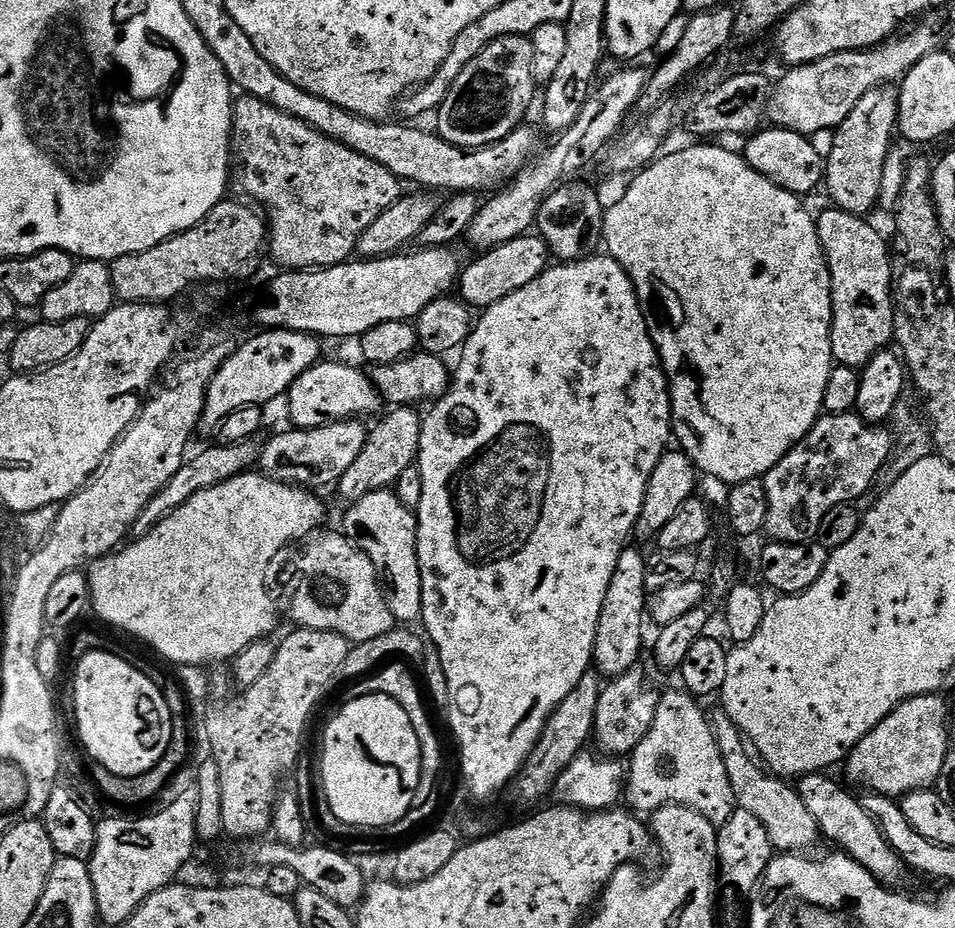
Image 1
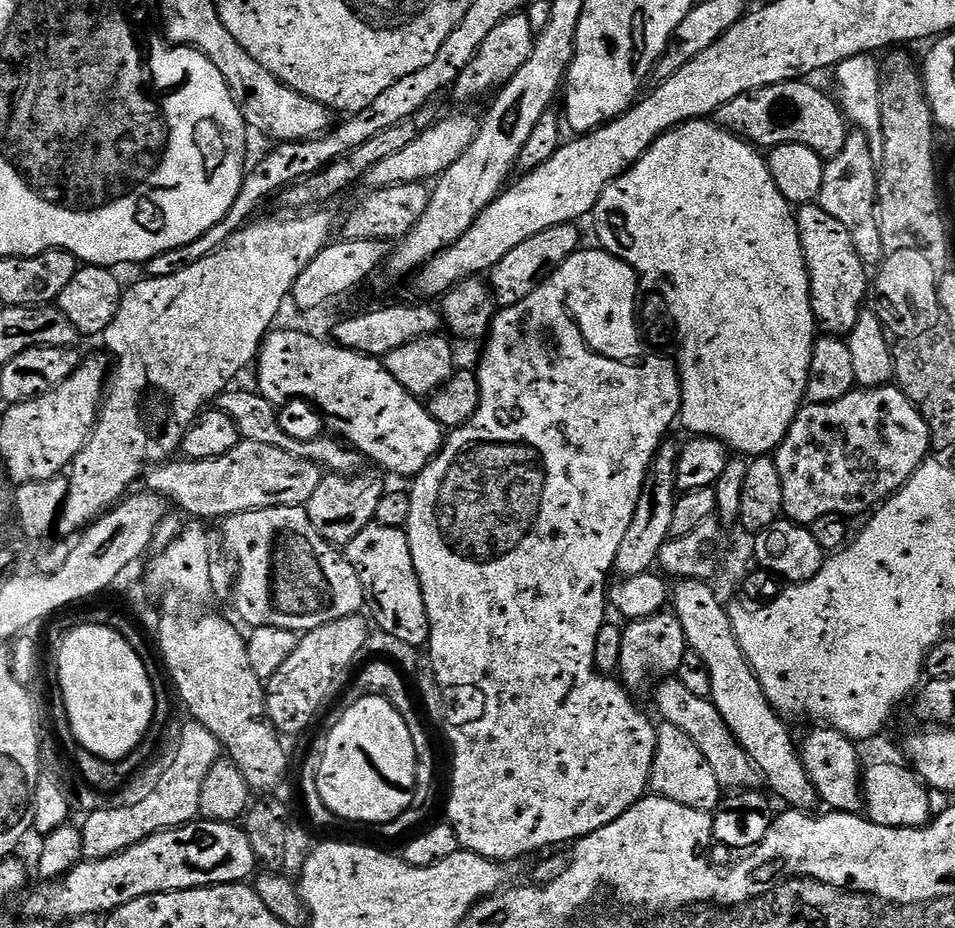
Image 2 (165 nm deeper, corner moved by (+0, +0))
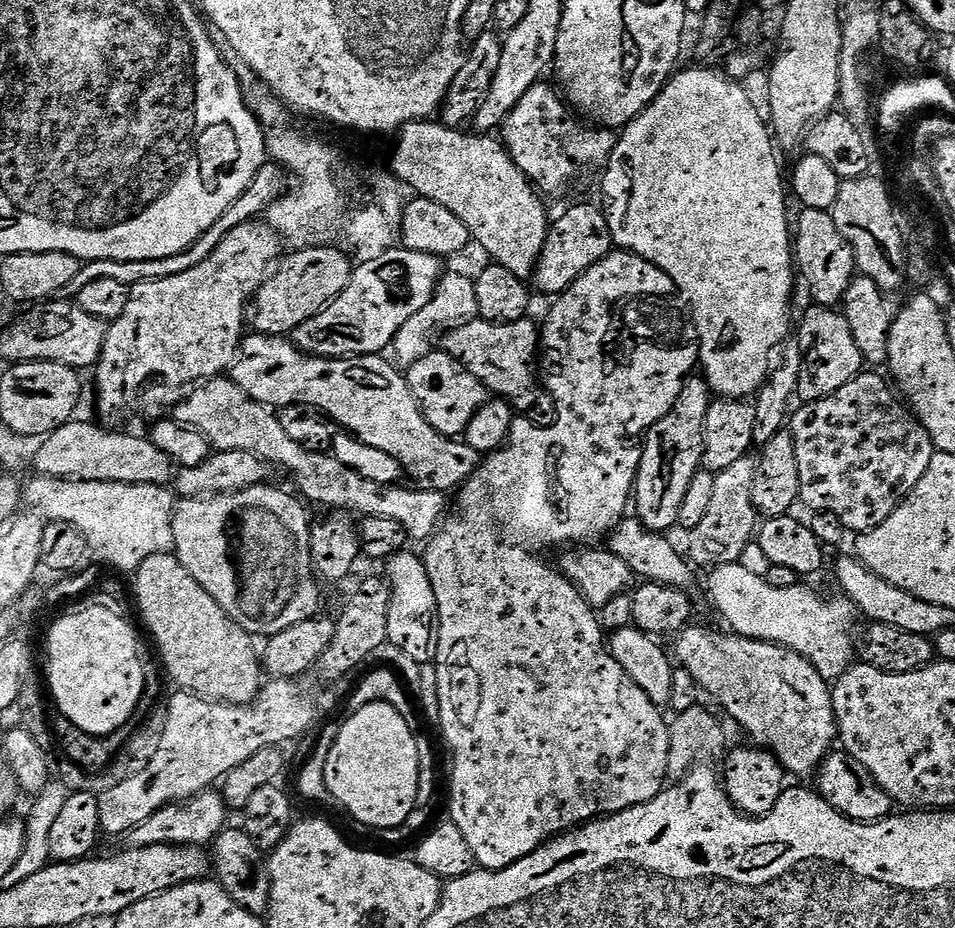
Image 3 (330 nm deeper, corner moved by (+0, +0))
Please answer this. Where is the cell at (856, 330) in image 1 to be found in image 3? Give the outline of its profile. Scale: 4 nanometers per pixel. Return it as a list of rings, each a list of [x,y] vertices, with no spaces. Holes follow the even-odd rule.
[[[813,208],[801,211],[800,221],[794,224],[794,264],[808,283],[808,292],[821,308],[836,308],[846,294],[846,290],[857,275],[856,259],[848,240],[838,234],[831,211],[823,212]]]

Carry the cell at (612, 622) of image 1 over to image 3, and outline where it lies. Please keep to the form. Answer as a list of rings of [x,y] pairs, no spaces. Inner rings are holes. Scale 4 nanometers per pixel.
[[[693,374],[685,380],[682,394],[678,394],[678,402],[674,402],[670,414],[666,414],[666,418],[662,418],[658,422],[654,422],[654,426],[650,426],[650,430],[644,433],[644,449],[634,485],[634,516],[635,519],[642,522],[642,526],[646,526],[646,530],[668,534],[671,533],[671,528],[677,527],[678,510],[682,510],[686,489],[690,486],[694,474],[701,471],[702,422],[706,422],[706,410],[712,405],[713,399],[714,393],[703,375]]]

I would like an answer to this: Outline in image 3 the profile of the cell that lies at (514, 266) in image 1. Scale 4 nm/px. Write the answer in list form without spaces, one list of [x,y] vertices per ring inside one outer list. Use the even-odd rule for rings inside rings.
[[[599,203],[596,204],[576,204],[573,208],[568,208],[560,217],[553,219],[548,225],[548,233],[546,234],[546,242],[542,246],[542,254],[536,258],[536,271],[534,273],[534,281],[536,280],[536,288],[540,292],[545,292],[548,298],[555,298],[560,293],[566,291],[582,274],[586,274],[586,270],[590,270],[590,266],[594,266],[598,262],[602,262],[602,258],[606,258],[614,250],[612,243],[612,235],[610,234],[610,226],[608,225],[608,217],[605,216],[603,207]]]

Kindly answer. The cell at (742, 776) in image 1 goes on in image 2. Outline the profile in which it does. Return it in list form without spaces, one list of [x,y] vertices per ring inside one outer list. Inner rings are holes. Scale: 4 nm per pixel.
[[[678,678],[661,680],[664,681],[656,688],[656,708],[660,711],[661,716],[659,719],[670,726],[678,726],[678,730],[682,730],[682,734],[686,734],[690,738],[690,742],[694,742],[694,746],[698,746],[698,750],[702,750],[702,758],[706,758],[706,762],[710,762],[710,770],[714,770],[714,778],[718,778],[721,789],[727,790],[729,793],[759,789],[762,777],[758,766],[754,766],[754,762],[746,754],[746,750],[742,750],[742,746],[738,746],[734,734],[730,734],[730,726],[726,726],[726,721],[722,719],[722,714],[718,714],[711,699],[698,698],[698,694],[690,694],[690,690],[686,690],[686,686],[682,686],[682,682]]]

